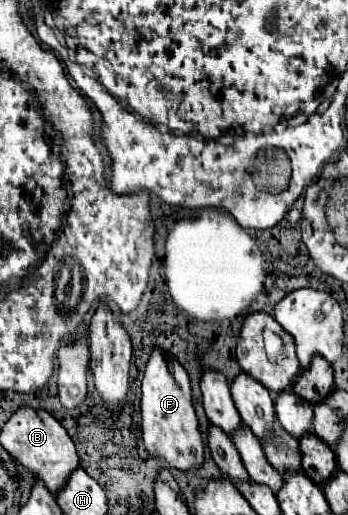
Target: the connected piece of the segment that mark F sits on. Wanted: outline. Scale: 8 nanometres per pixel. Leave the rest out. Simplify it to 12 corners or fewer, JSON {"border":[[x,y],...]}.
{"border":[[159,347],[143,377],[141,427],[169,467],[203,463],[189,375]]}

